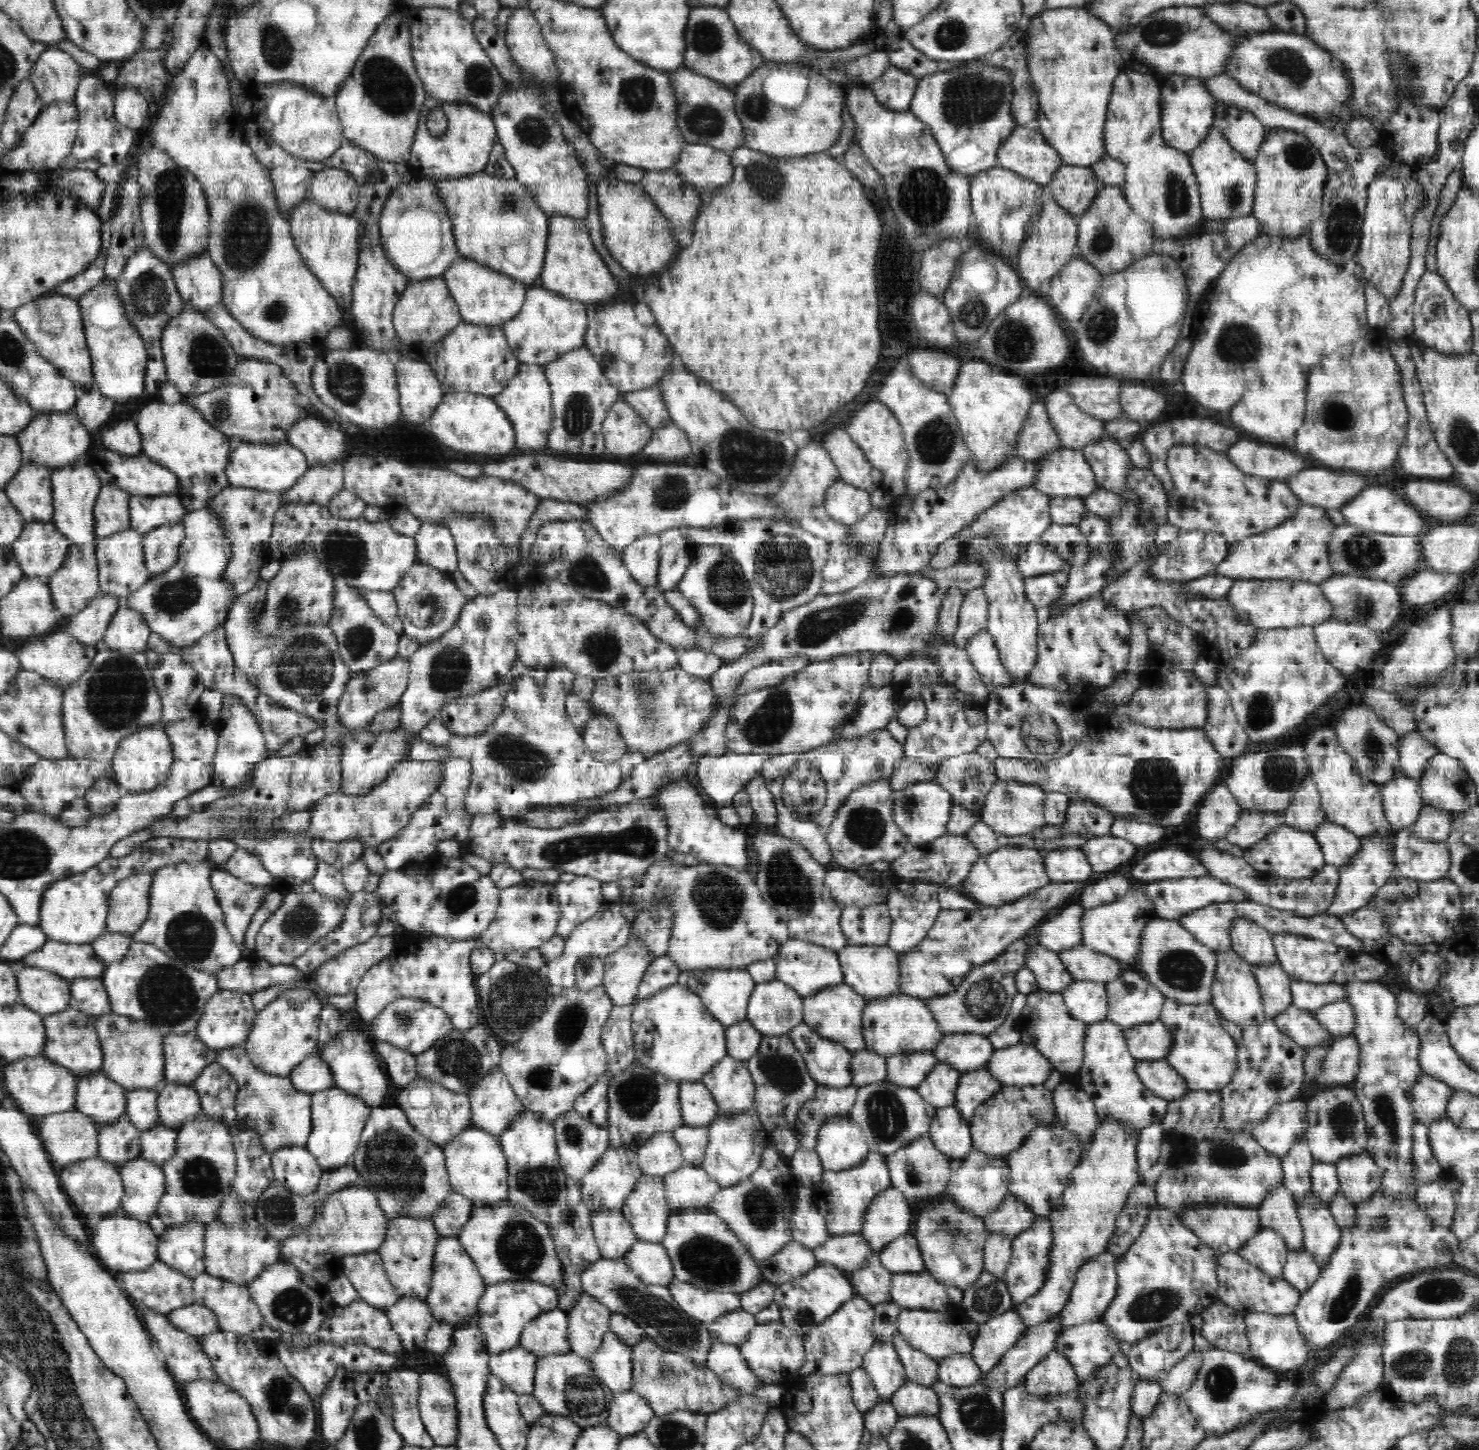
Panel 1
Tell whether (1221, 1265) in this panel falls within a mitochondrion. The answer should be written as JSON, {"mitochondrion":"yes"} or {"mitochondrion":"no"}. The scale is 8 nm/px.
{"mitochondrion":"no"}

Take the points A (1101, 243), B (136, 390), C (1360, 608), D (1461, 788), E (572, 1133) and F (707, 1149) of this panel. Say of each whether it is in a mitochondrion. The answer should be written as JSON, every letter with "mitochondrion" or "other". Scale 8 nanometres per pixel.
{"A":"mitochondrion","B":"other","C":"mitochondrion","D":"mitochondrion","E":"mitochondrion","F":"other"}

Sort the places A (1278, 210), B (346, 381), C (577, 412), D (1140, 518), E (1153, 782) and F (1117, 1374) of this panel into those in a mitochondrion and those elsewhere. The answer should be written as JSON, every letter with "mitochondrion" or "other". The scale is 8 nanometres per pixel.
{"A":"other","B":"mitochondrion","C":"mitochondrion","D":"other","E":"mitochondrion","F":"mitochondrion"}

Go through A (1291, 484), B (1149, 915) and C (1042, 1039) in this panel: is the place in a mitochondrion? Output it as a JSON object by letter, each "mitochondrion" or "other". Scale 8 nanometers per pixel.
{"A":"other","B":"other","C":"other"}

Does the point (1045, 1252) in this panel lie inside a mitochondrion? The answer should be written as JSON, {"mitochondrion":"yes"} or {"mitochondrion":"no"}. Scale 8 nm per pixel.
{"mitochondrion":"no"}

